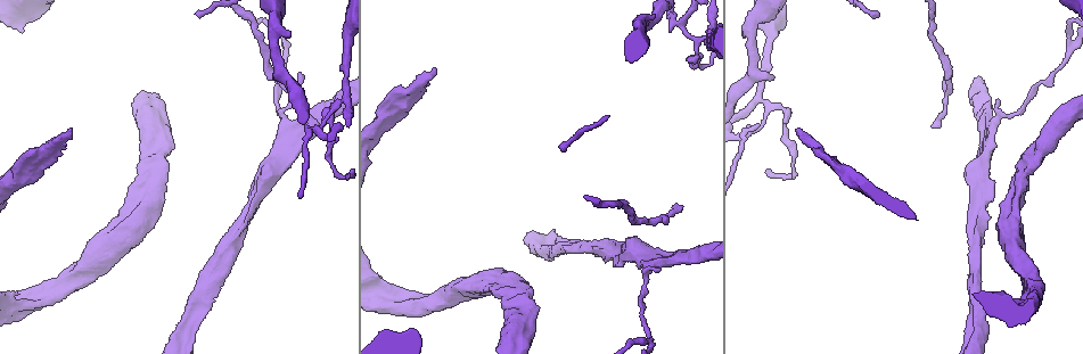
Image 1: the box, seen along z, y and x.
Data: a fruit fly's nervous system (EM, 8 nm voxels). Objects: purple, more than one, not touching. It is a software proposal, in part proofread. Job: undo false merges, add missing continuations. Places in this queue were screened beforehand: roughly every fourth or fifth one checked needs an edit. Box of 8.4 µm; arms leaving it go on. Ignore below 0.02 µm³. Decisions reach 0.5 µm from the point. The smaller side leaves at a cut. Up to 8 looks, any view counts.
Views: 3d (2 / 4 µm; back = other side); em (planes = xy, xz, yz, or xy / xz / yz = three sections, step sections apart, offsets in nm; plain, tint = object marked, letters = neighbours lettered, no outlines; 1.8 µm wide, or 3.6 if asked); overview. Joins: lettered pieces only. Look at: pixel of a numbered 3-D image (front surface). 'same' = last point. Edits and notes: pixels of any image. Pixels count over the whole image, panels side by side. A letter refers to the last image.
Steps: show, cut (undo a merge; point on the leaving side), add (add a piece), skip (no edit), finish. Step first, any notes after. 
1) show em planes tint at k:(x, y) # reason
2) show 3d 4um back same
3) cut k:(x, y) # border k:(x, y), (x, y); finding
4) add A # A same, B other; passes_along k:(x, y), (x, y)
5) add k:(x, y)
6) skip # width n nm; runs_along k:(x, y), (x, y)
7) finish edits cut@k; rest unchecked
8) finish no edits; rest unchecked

show em xy step 16 letters at 1:(536, 308) # free end

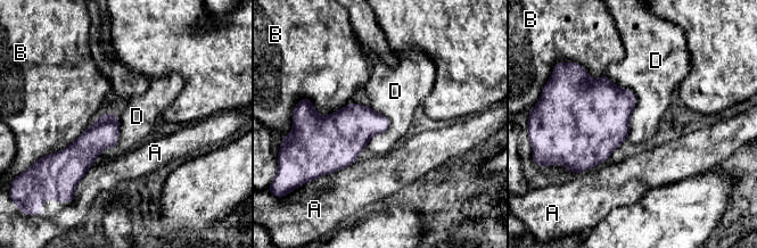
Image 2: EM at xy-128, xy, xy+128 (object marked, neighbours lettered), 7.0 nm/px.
skip # A other, B other, D other; border 2:(606, 73), (635, 97), (627, 137); none of them fits

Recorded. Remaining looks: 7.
show em planes plain at 1:(648, 269) # calibre changes

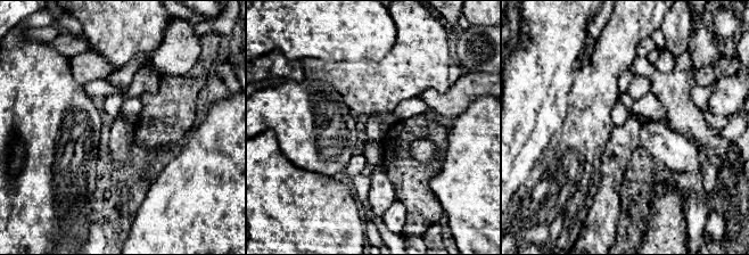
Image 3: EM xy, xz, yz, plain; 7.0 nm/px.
show em planes letters same

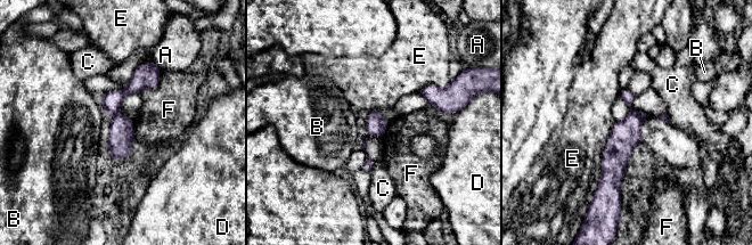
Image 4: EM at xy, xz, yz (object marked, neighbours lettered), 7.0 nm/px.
cut 4:(627, 95) # longest_contact E 550 nm; A other, B other, C other, D other, E other, F other; border 4:(630, 112), (643, 120); two neurons meet here

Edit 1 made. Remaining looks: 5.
show em planes letters at 1:(288, 37) # free end

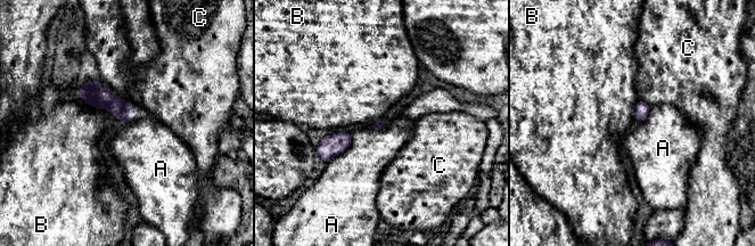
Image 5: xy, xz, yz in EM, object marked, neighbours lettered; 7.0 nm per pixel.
skip # A other, B other, C other; border 5:(87, 104), (104, 107), (115, 117); no lettered piece goes on from it

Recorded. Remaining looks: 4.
finish edits cut@4; rest unchecked

